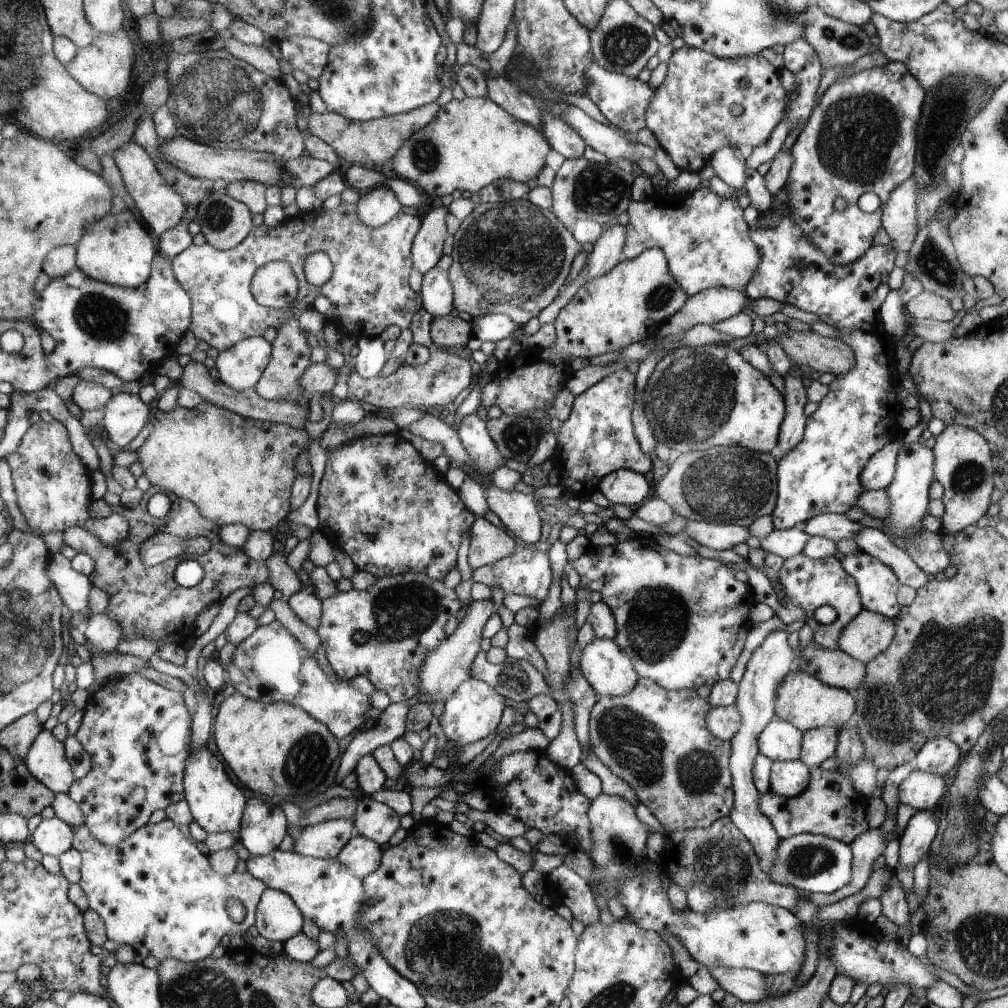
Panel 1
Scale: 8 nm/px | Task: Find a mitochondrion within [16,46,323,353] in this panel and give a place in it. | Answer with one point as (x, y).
(218, 99)

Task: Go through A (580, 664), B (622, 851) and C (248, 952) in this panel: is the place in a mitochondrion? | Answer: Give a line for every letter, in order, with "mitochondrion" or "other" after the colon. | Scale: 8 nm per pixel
A: other
B: mitochondrion
C: other

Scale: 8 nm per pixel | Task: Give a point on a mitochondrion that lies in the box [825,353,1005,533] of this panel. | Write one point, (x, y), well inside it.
(967, 476)

